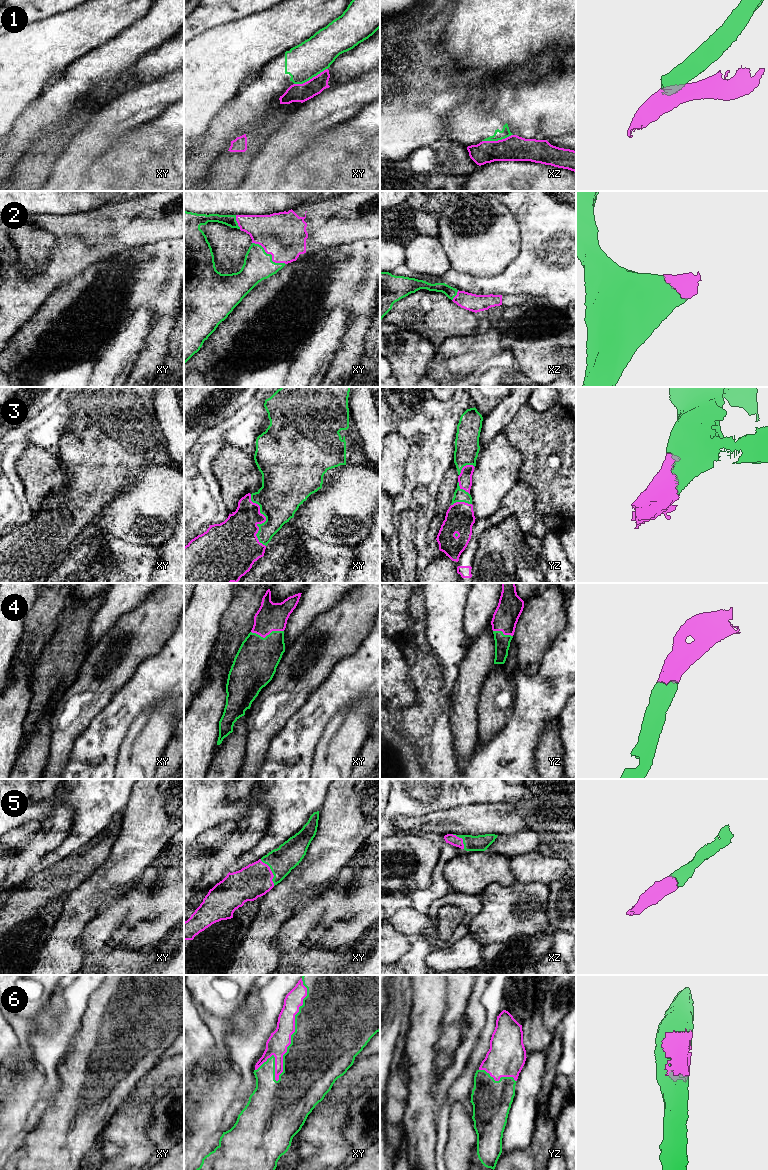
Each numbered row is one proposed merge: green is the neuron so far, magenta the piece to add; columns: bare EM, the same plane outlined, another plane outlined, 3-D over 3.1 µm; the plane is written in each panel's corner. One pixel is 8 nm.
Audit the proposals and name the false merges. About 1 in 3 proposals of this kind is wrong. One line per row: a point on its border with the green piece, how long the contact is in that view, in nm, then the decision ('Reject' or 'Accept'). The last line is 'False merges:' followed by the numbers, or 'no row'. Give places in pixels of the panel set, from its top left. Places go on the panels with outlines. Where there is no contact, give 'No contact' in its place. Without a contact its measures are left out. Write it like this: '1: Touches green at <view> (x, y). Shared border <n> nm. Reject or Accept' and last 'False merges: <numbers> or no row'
1: Touches green at xy (310, 78). Shared border 300 nm. Reject
2: Touches green at xy (270, 254). Shared border 320 nm. Accept
3: Touches green at xy (265, 521). Shared border 440 nm. Accept
4: Touches green at xy (267, 635). Shared border 260 nm. Accept
5: Touches green at xy (272, 872). Shared border 240 nm. Accept
6: Touches green at xy (295, 1030). Shared border 850 nm. Accept
False merges: 1

